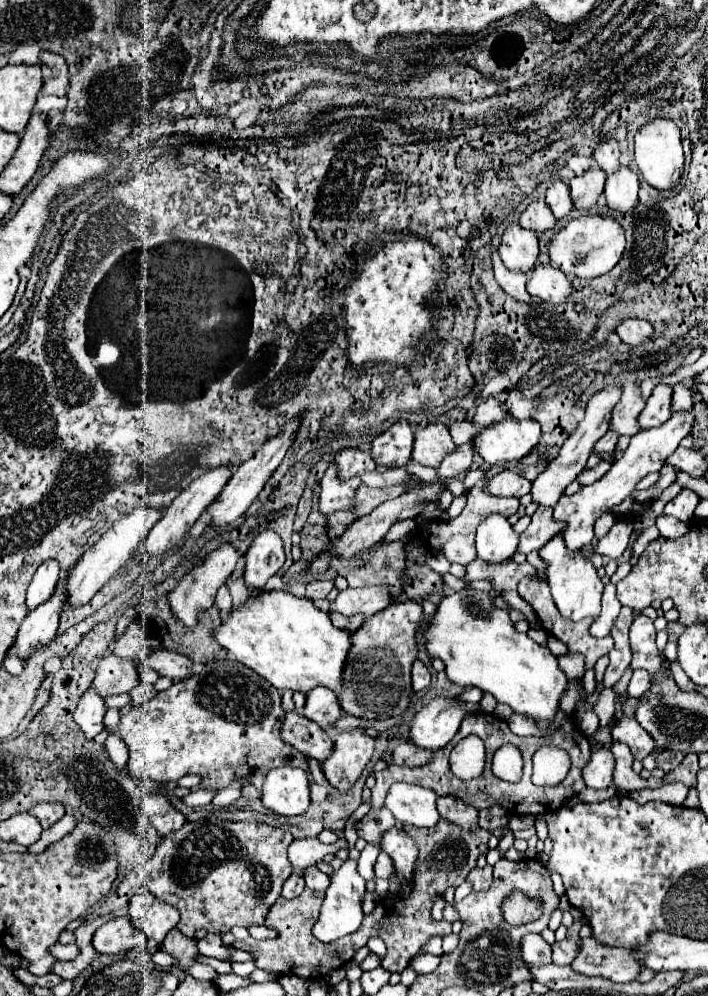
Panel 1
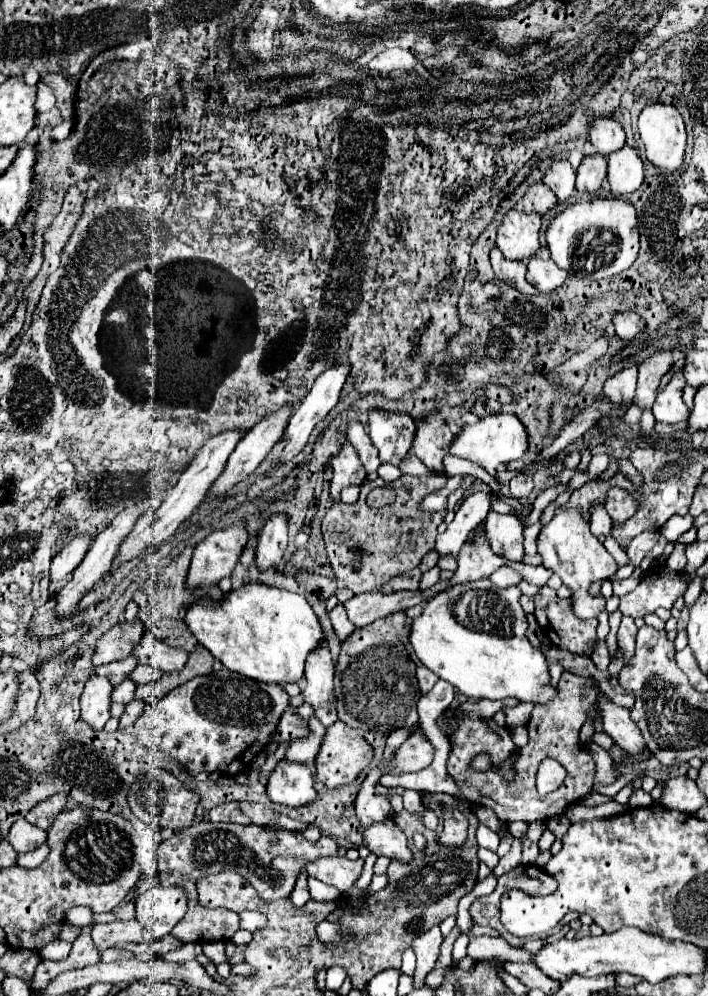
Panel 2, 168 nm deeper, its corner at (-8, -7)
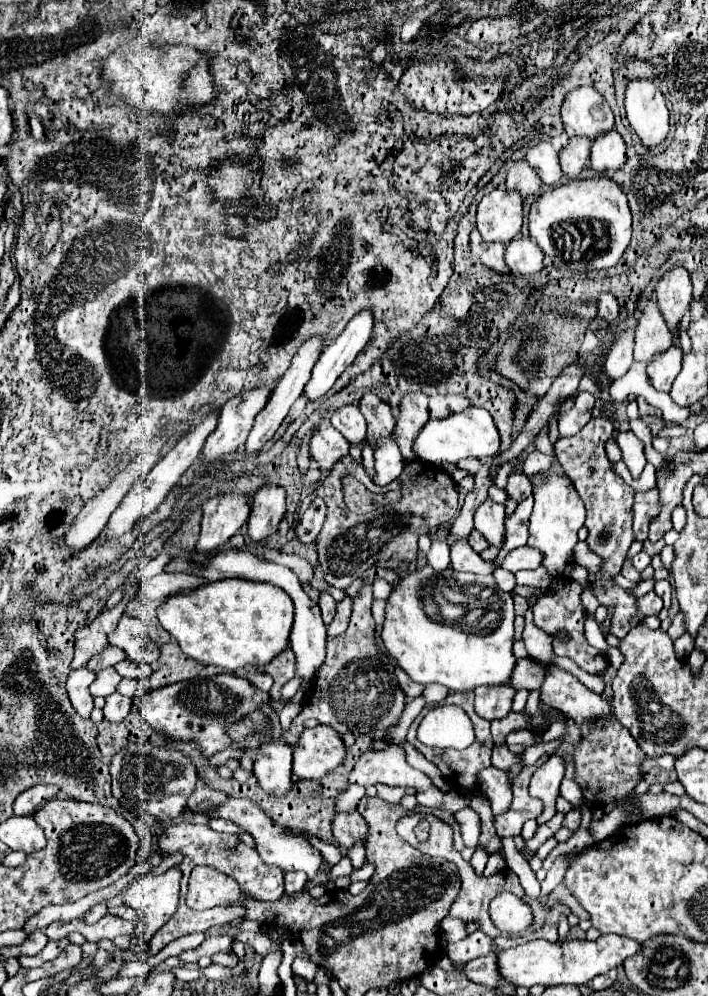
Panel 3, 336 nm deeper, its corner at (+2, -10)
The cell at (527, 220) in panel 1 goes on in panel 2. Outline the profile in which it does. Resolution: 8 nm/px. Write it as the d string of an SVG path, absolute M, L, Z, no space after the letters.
M538 180L534 186L528 188L528 192L524 194L522 202L524 202L524 210L526 210L526 212L544 214L544 212L548 212L548 210L552 210L552 208L556 206L558 198L556 198L554 192L550 192L550 190L544 186L544 182Z

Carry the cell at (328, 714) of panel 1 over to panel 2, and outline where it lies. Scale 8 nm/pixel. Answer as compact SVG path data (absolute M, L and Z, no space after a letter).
M322 642L312 654L306 658L306 688L304 700L312 706L314 714L324 726L330 726L338 720L336 702L332 692L334 680L334 662L328 650L328 644Z

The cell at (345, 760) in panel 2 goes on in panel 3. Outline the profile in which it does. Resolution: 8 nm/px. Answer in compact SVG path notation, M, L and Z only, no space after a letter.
M328 725L304 729L294 749L294 775L300 779L320 779L346 759L342 737Z

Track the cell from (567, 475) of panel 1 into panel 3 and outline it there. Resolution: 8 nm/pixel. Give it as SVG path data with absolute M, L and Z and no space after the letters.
M624 331L614 345L608 351L606 363L604 363L604 373L608 375L608 381L616 381L618 377L626 375L630 365L632 365L632 347L634 347L634 333Z

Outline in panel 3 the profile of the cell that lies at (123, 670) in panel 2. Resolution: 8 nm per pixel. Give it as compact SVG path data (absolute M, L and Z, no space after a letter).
M108 647L104 649L100 655L92 657L88 663L86 663L86 669L94 671L94 673L100 673L100 669L108 669L108 667L114 667L116 663L124 661L126 659L126 653L122 649L116 649L116 647Z

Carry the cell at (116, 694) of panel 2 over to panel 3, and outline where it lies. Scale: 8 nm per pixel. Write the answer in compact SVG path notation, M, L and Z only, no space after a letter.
M104 669L104 671L96 673L94 683L90 685L90 693L94 697L108 697L108 695L112 695L116 691L120 681L122 681L122 677L114 669Z

